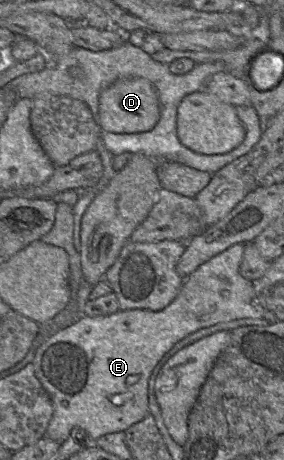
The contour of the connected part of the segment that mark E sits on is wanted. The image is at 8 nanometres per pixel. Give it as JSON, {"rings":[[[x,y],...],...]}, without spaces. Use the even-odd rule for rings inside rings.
{"rings":[[[234,244],[199,266],[186,277],[174,300],[160,311],[132,309],[101,317],[81,316],[74,324],[58,330],[41,344],[33,361],[35,375],[49,394],[54,408],[46,436],[63,443],[74,428],[80,428],[87,432],[93,443],[106,434],[125,432],[150,414],[150,375],[160,359],[177,342],[199,329],[217,323],[263,317],[265,308],[258,301],[259,293],[253,282],[239,272],[244,245]]]}

